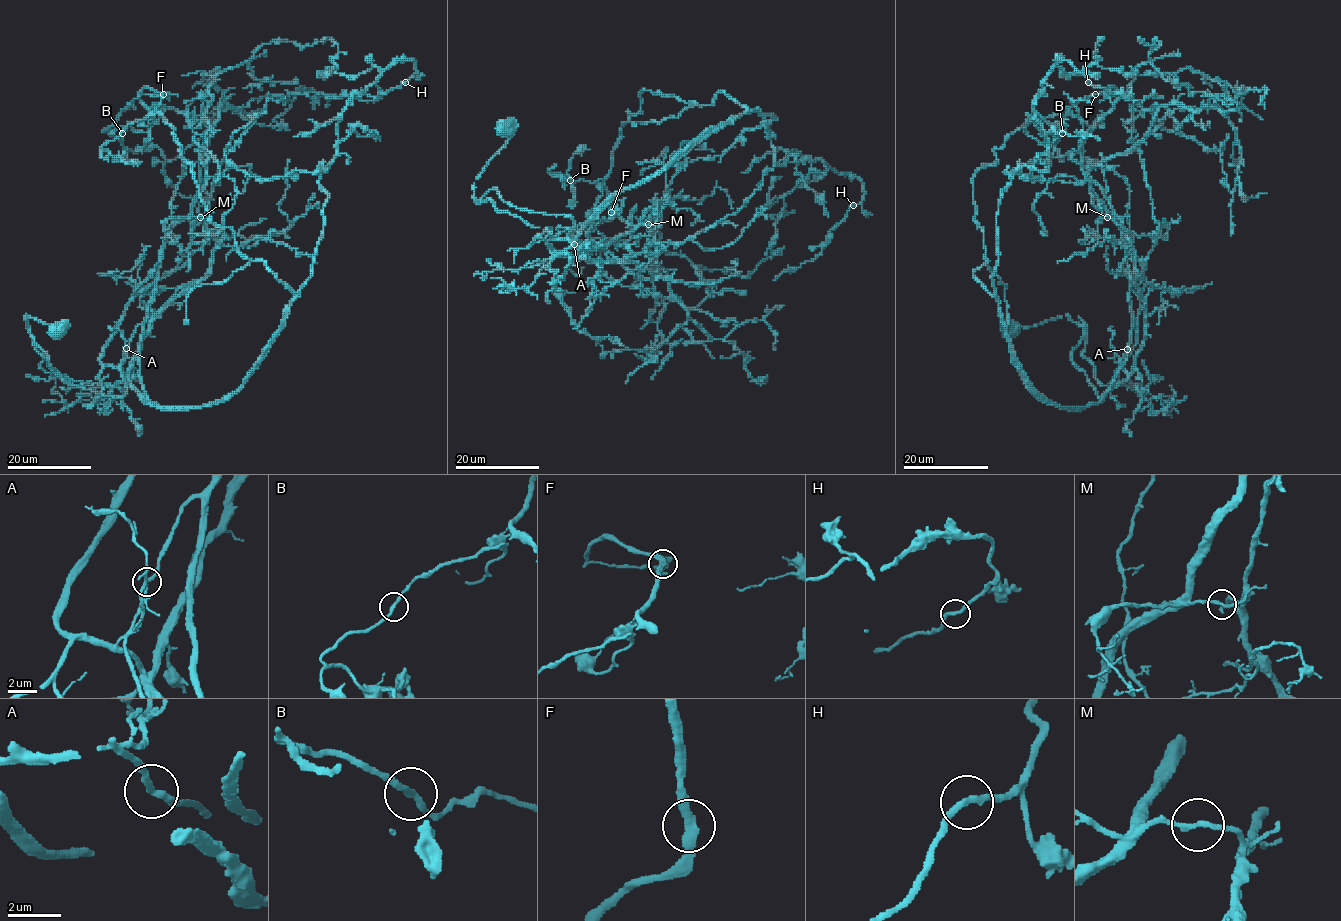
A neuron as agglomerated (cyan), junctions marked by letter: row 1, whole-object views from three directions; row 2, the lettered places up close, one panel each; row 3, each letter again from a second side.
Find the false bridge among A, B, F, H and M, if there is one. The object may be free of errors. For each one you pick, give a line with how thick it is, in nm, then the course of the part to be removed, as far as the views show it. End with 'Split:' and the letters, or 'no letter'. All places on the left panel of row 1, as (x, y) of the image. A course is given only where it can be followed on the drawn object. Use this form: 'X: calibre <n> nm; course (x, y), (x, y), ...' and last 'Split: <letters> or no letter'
M: calibre 200 nm; course (200, 217), (212, 269), (128, 376), (162, 408), (242, 384), (311, 275), (342, 112), (415, 62), (326, 97)
Split: M

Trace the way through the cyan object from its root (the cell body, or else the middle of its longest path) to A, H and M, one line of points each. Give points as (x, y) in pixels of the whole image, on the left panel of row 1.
A: (57, 330), (26, 315), (50, 366), (66, 382), (104, 395), (125, 394), (125, 349)
H: (57, 330), (26, 315), (69, 384), (230, 396), (312, 274), (344, 107), (405, 82)
M: (57, 330), (26, 315), (31, 336), (66, 382), (122, 397), (120, 364), (146, 317), (166, 234), (200, 217)

